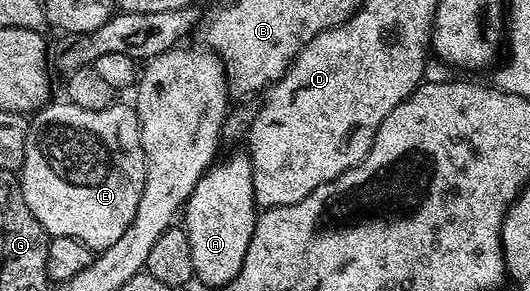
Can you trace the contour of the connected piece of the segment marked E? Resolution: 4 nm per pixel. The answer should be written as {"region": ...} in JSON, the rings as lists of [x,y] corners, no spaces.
{"region":[[[67,101],[49,102],[31,116],[28,124],[28,144],[24,165],[20,168],[20,188],[30,205],[30,213],[38,217],[52,237],[74,237],[93,252],[105,251],[134,221],[138,201],[144,192],[146,165],[140,122],[135,106],[113,105],[106,109],[78,109]]]}

